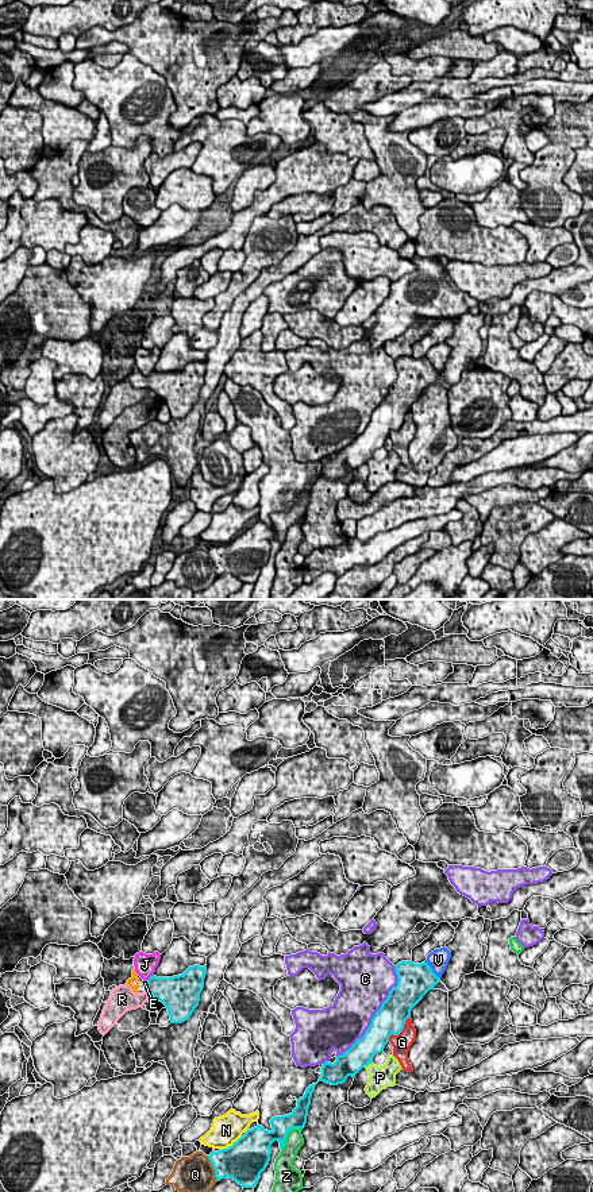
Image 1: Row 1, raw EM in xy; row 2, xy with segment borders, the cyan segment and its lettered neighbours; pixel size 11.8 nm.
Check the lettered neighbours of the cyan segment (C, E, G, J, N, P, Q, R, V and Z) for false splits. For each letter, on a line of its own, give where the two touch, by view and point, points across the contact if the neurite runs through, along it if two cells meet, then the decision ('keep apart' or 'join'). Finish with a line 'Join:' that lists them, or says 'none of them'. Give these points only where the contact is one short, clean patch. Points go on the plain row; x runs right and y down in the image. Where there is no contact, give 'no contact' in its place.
C: meets cyan in xy at (376, 409); keep apart
E: meets cyan in xy at (147, 380); runs through xy (168, 385), (147, 380), (145, 378); join
G: meets cyan in xy at (400, 427); keep apart
J: meets cyan in xy at (150, 373); keep apart
N: meets cyan in xy at (233, 540); keep apart
P: meets cyan in xy at (369, 458); keep apart
Q: meets cyan in xy at (214, 563); keep apart
R: meets cyan in xy at (149, 388); keep apart
V: meets cyan in xy at (431, 365); keep apart
Z: meets cyan in xy at (287, 531); keep apart
Join: E

